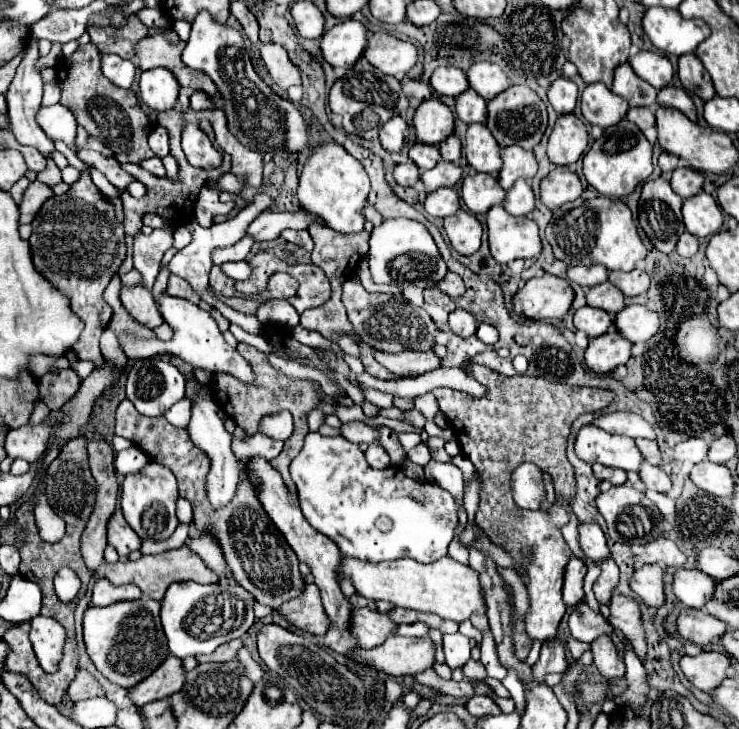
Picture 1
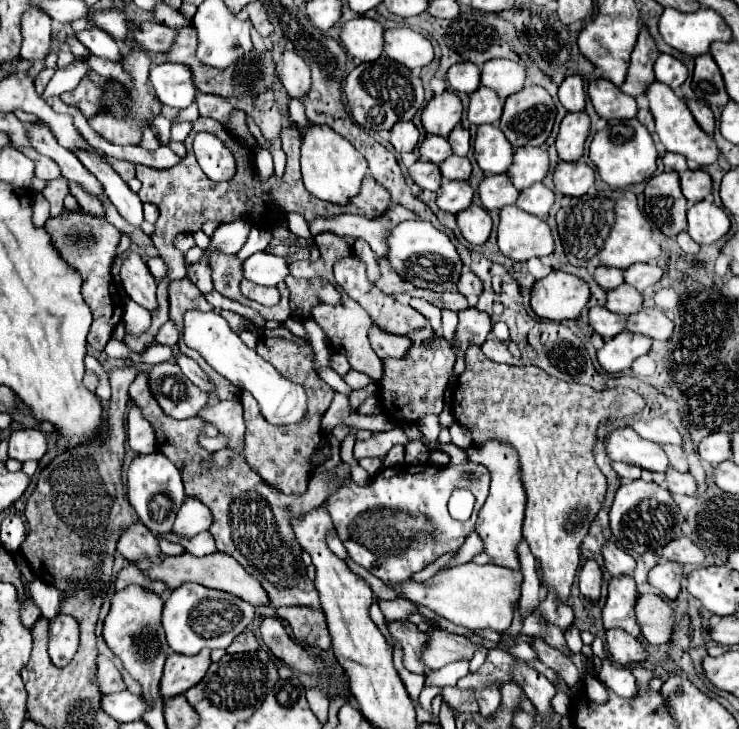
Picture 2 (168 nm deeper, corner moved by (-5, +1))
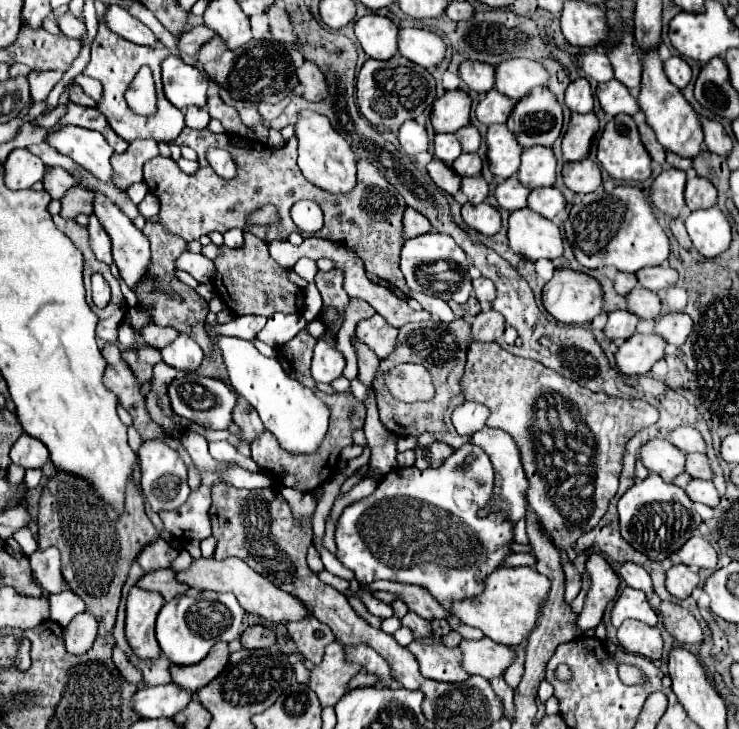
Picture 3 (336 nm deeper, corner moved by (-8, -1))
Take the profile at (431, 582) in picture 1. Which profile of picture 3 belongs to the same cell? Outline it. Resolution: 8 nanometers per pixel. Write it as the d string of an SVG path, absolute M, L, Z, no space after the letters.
M500 566L484 578L482 588L484 590L472 598L452 602L450 614L456 616L462 624L480 628L484 636L492 638L494 642L512 646L512 644L520 644L536 626L536 620L540 616L540 604L550 590L550 582L548 578L544 578L534 568L528 566L524 568Z

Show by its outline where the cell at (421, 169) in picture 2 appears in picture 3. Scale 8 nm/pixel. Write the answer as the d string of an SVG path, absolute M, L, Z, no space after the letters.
M432 160L428 166L426 166L426 172L430 174L430 178L432 178L432 182L440 188L440 190L444 190L444 192L448 192L448 194L456 194L458 190L460 190L460 178L452 172L452 168L448 168L444 162L440 162L440 160Z

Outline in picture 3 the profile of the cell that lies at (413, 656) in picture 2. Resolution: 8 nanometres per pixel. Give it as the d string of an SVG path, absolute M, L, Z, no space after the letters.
M418 638L407 649L416 656L424 678L440 682L460 682L468 678L460 666L460 648L448 648L438 638Z

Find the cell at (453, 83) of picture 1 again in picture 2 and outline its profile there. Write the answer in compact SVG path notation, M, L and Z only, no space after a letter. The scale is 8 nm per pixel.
M461 62L461 64L455 64L453 68L449 68L447 72L447 82L451 84L453 90L457 92L475 92L481 84L481 70L479 66L475 64L469 64L469 62Z

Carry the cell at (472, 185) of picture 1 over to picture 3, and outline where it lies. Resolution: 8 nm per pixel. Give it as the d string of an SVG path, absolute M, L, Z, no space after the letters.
M510 176L508 180L500 182L496 188L494 188L494 198L498 202L500 208L508 210L508 212L514 212L518 208L524 208L526 206L526 198L528 198L530 190L524 188L516 176Z

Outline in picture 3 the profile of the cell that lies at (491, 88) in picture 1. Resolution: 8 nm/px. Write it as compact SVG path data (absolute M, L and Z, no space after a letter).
M510 58L496 66L494 88L512 100L520 100L536 86L546 86L548 72L542 64L526 58Z

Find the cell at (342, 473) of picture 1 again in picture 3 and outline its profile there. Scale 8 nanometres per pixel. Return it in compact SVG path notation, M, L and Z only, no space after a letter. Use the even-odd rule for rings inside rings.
M464 444L462 448L458 448L458 452L452 454L452 458L448 458L448 462L444 462L440 468L428 468L428 470L418 470L416 466L410 466L410 468L396 468L392 470L390 474L384 476L384 480L380 480L378 488L374 490L374 494L370 494L368 498L362 498L358 502L352 502L350 506L344 508L338 524L336 524L336 546L338 546L338 560L350 568L354 574L356 574L356 580L360 584L370 584L374 580L392 580L392 582L404 582L404 584L416 584L416 586L422 586L426 588L444 608L450 606L452 600L464 600L464 598L470 598L474 594L480 594L482 592L482 586L478 584L486 574L494 572L506 554L510 554L510 544L512 544L512 524L506 520L504 514L492 514L488 518L480 518L478 512L480 508L486 506L486 502L490 500L492 496L492 484L494 484L494 470L492 470L492 464L490 464L490 458L484 454L484 450L480 450L478 446L474 444ZM464 456L474 456L474 460L466 466L466 470L458 472L456 466L464 462Z

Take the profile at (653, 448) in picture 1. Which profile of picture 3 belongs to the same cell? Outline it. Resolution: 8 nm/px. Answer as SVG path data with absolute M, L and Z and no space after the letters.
M686 454L686 472L692 478L710 480L712 478L712 468L706 460L706 454Z

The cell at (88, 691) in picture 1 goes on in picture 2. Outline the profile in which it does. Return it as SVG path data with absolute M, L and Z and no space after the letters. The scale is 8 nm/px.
M107 656L97 658L97 680L101 680L101 692L105 692L105 694L125 690L121 672L115 668L115 664Z

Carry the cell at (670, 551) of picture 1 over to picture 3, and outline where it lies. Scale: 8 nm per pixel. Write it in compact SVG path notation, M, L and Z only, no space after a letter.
M692 536L678 552L682 564L692 568L716 568L716 552L708 540L700 536Z

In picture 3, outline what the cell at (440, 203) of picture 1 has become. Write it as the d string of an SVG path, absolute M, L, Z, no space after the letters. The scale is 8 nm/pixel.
M474 176L474 178L462 178L462 186L460 192L464 194L466 202L470 204L480 204L484 202L484 198L488 196L488 184L482 176Z

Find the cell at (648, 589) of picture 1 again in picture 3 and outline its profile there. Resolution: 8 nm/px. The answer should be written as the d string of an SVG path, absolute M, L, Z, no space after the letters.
M676 564L666 572L666 590L676 596L676 598L688 598L692 594L692 590L698 586L698 574L684 566L684 564Z

